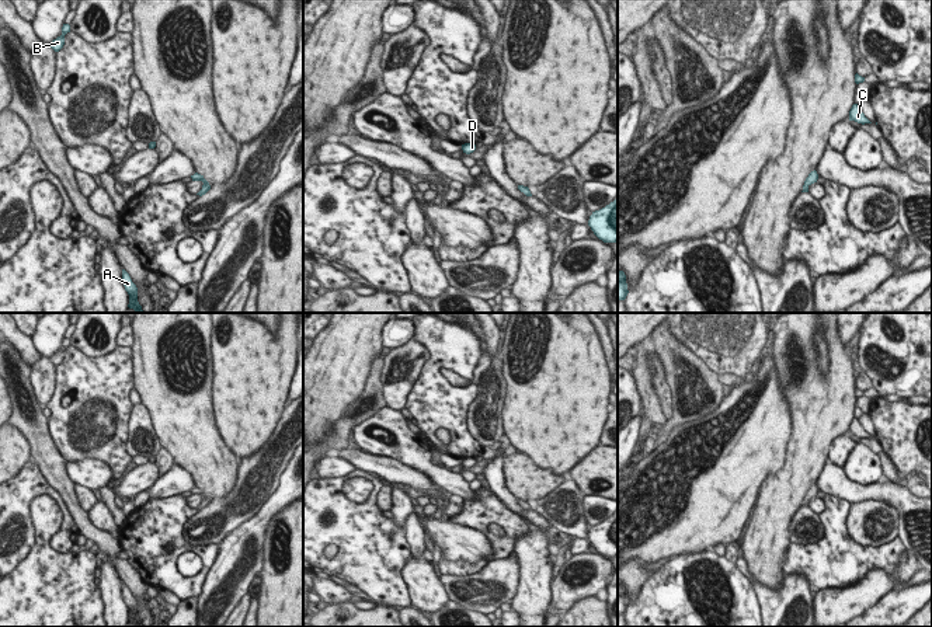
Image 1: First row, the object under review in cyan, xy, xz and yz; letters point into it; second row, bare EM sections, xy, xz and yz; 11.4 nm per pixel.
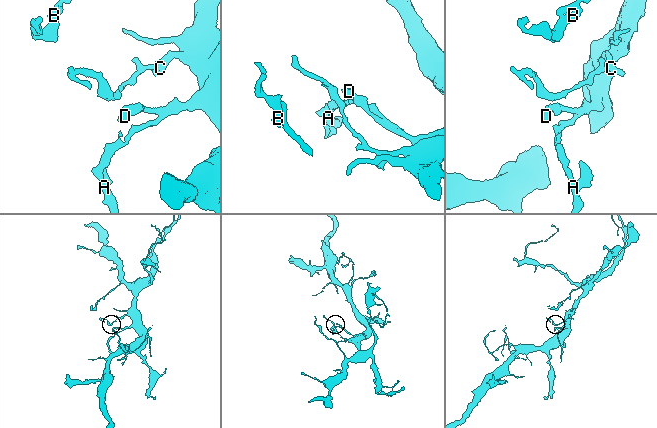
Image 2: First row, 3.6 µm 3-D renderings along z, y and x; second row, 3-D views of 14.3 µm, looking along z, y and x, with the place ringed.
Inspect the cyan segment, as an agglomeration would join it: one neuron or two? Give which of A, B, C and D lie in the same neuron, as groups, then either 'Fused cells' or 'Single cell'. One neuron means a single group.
Groups: A B C D. Single cell.

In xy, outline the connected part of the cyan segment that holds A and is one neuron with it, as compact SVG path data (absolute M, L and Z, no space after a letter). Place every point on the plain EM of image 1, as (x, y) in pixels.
M122 584L122 596L124 596L125 605L126 605L128 609L129 609L129 619L128 619L128 621L129 621L129 623L133 623L135 627L145 627L145 626L142 624L142 620L140 620L139 616L138 616L138 602L136 602L136 599L132 596L129 588L128 588L125 584Z

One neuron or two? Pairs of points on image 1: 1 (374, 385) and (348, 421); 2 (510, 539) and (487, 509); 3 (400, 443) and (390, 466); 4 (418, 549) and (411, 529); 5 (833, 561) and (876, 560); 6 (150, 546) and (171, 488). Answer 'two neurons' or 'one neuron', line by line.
1: one neuron
2: one neuron
3: two neurons
4: one neuron
5: one neuron
6: two neurons

